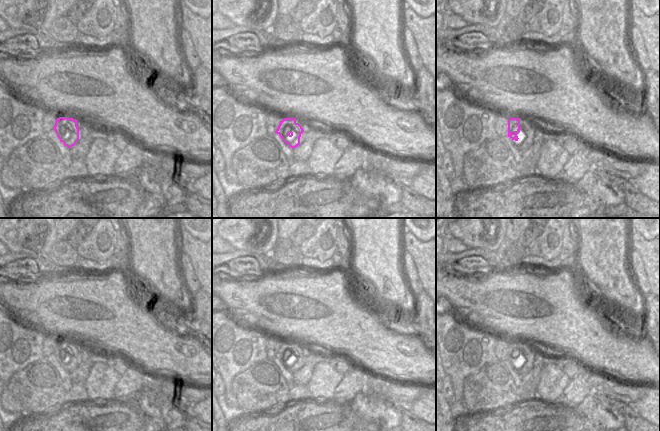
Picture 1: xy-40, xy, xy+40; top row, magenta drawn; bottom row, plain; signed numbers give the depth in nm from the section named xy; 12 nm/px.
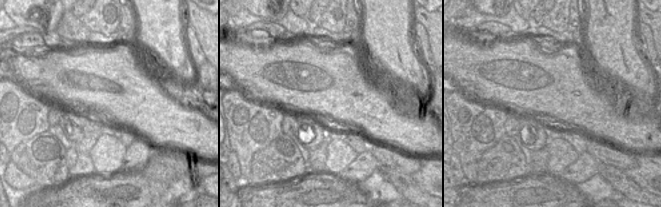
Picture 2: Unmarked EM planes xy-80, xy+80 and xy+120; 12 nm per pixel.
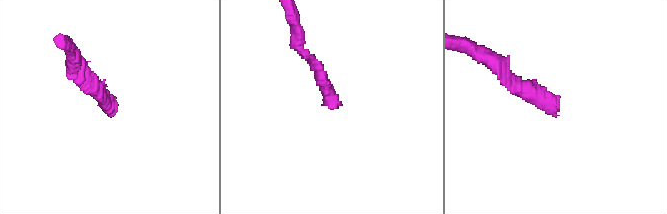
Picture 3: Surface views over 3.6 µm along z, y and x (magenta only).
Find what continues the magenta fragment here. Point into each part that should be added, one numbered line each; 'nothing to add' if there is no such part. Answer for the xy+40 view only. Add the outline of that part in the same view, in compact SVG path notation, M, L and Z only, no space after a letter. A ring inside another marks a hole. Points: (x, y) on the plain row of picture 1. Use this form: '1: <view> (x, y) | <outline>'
1: xy+40 (526, 359) | M520 342L520 351L517 360L518 364L516 365L517 372L520 375L525 375L530 372L533 368L533 363L535 361L535 355L538 353L536 350L533 350L527 343Z

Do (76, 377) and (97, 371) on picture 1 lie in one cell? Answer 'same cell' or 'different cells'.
different cells

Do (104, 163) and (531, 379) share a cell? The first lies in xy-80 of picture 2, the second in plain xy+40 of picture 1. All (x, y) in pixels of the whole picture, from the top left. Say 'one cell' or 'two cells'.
two cells

